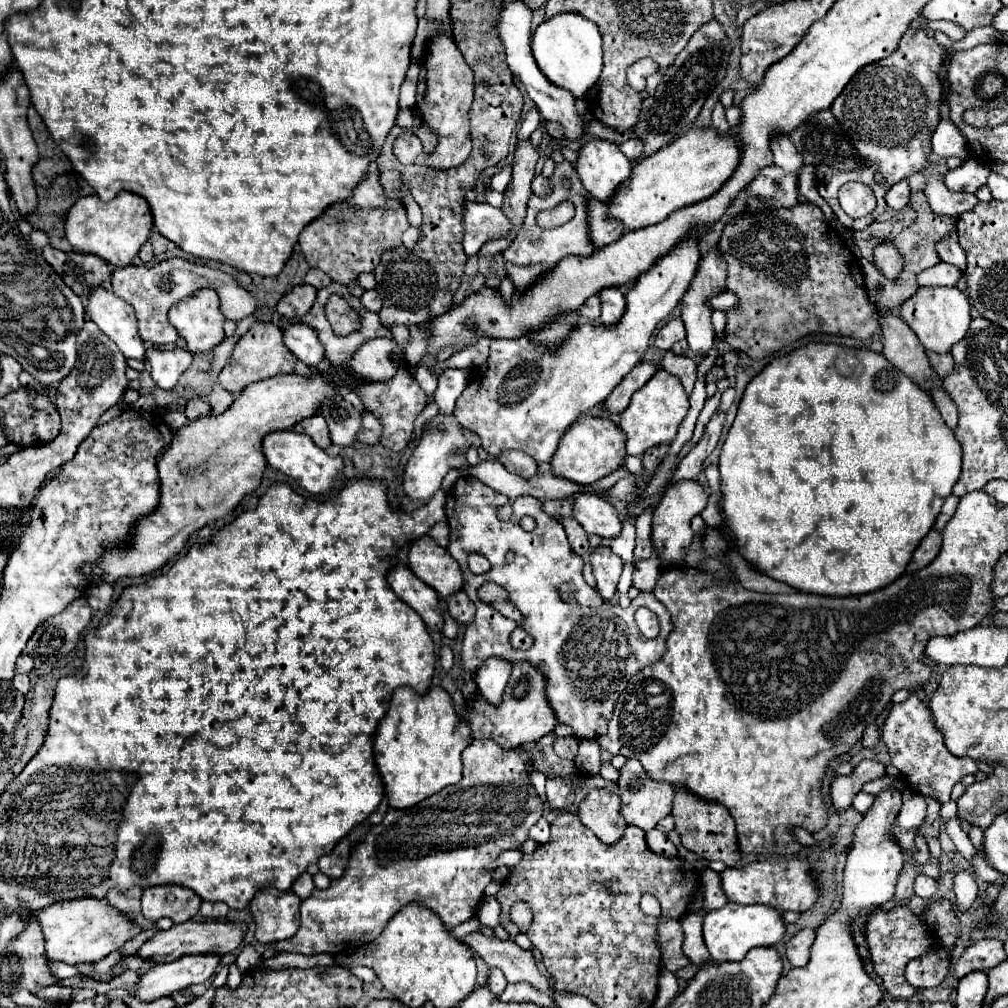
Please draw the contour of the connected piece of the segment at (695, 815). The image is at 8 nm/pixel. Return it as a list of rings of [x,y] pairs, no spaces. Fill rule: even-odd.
[[[677,787],[675,789],[675,803],[673,803],[673,817],[675,817],[675,831],[681,837],[681,843],[687,851],[693,851],[697,855],[701,855],[703,859],[709,861],[721,861],[727,867],[735,865],[741,857],[739,857],[739,841],[737,841],[737,831],[735,831],[735,821],[731,817],[731,813],[719,805],[719,803],[711,803],[711,801],[703,801],[695,795],[691,795],[689,791]]]

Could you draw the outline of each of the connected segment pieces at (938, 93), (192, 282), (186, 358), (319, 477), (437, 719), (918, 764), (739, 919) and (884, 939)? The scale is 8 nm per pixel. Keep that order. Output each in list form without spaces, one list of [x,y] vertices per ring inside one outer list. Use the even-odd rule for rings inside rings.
[[[911,27],[903,35],[893,55],[863,67],[861,73],[843,89],[843,93],[831,105],[835,119],[839,119],[841,127],[849,133],[853,147],[857,149],[857,155],[869,161],[867,169],[851,173],[833,167],[817,167],[815,173],[819,195],[831,205],[841,225],[847,227],[849,231],[865,229],[871,221],[875,221],[887,209],[883,199],[885,193],[895,183],[925,169],[927,157],[931,153],[931,135],[941,119],[939,113],[939,105],[943,99],[943,85],[939,77],[941,69],[943,69],[943,47],[933,37],[927,37],[923,29]],[[875,173],[881,173],[885,177],[885,183],[877,183]],[[849,181],[865,183],[875,191],[877,207],[863,219],[851,219],[847,213],[841,211],[841,205],[837,201],[839,187]]]
[[[179,257],[165,259],[157,265],[129,265],[123,269],[115,269],[111,277],[111,287],[117,297],[133,305],[139,321],[139,335],[143,341],[151,341],[153,345],[173,345],[177,341],[177,331],[167,323],[167,311],[173,303],[189,297],[193,291],[203,287],[223,291],[223,315],[231,321],[245,319],[259,311],[259,301],[251,293],[247,293],[231,275],[227,277],[223,271],[201,267]]]
[[[179,347],[171,351],[147,349],[145,361],[149,361],[149,373],[153,381],[161,389],[171,389],[179,381],[181,373],[191,365],[193,355],[187,349],[179,349]]]
[[[289,429],[265,435],[263,453],[265,453],[267,463],[273,469],[279,469],[287,477],[295,479],[301,489],[305,489],[309,493],[315,493],[315,495],[327,493],[335,483],[335,475],[339,475],[343,471],[343,459],[341,457],[327,455],[323,449],[315,447],[315,443],[307,435],[295,433],[295,431],[289,431]]]
[[[399,687],[393,693],[391,707],[387,715],[381,719],[375,733],[375,763],[385,787],[385,795],[389,807],[393,809],[409,809],[423,799],[439,793],[447,785],[455,785],[461,779],[461,753],[471,743],[471,731],[467,723],[455,713],[451,697],[445,689],[433,687],[427,695],[417,695],[409,687]]]
[[[909,695],[903,703],[893,703],[889,715],[883,723],[883,741],[889,749],[891,763],[901,771],[905,781],[921,795],[935,799],[937,803],[947,803],[951,799],[951,789],[965,775],[975,775],[977,763],[973,759],[955,759],[947,751],[939,729],[933,725],[929,707],[917,697]]]
[[[727,903],[721,909],[711,909],[703,915],[703,939],[713,961],[741,961],[749,949],[775,945],[783,939],[785,925],[781,915],[763,905],[739,905]]]
[[[907,905],[895,907],[891,911],[881,911],[877,909],[875,913],[871,913],[865,921],[865,943],[869,947],[869,957],[873,961],[875,973],[883,979],[885,989],[895,997],[895,999],[911,999],[917,989],[913,985],[907,983],[905,979],[905,967],[911,959],[919,957],[919,953],[927,953],[931,947],[931,935],[927,931],[929,927],[915,915],[911,913],[911,909]]]

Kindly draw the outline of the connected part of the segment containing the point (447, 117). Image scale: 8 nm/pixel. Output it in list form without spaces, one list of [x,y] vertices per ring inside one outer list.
[[[435,35],[429,39],[429,55],[425,59],[425,63],[421,65],[421,71],[423,71],[423,77],[425,81],[421,81],[421,85],[425,83],[425,89],[421,91],[419,89],[419,101],[417,101],[417,107],[423,115],[423,121],[425,125],[429,125],[433,131],[437,131],[439,139],[443,139],[443,143],[437,145],[437,149],[427,155],[423,159],[423,165],[425,167],[431,167],[431,169],[451,169],[451,167],[457,167],[461,165],[469,153],[471,153],[471,139],[469,139],[469,107],[471,107],[471,101],[473,101],[473,71],[467,67],[459,47],[455,45],[455,41],[447,35]]]

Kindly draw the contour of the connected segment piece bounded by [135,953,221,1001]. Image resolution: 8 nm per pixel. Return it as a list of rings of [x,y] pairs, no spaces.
[[[201,953],[201,955],[185,955],[171,963],[159,963],[153,971],[139,977],[139,989],[135,997],[141,1001],[153,1001],[173,991],[187,989],[195,983],[205,983],[217,973],[221,965],[221,957],[217,953]]]

